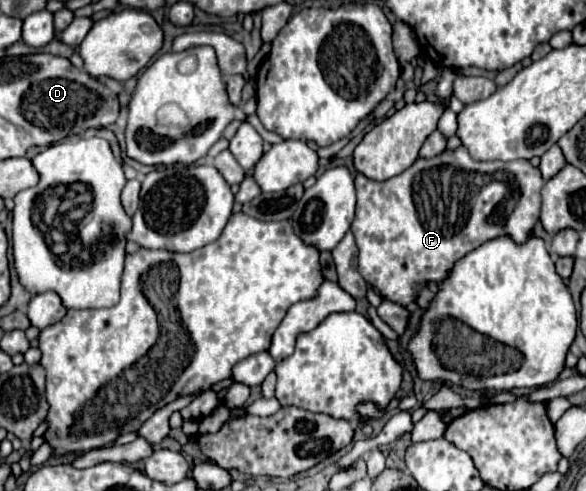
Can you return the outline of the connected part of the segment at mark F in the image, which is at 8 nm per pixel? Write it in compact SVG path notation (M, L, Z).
M463 146L455 152L445 150L435 158L417 158L405 172L383 182L369 180L361 172L355 172L357 214L351 232L359 248L359 274L367 284L377 288L383 298L401 306L411 304L415 294L425 288L425 282L445 278L459 258L483 242L509 234L517 244L525 244L539 220L543 184L539 168L531 166L529 160L477 162Z

